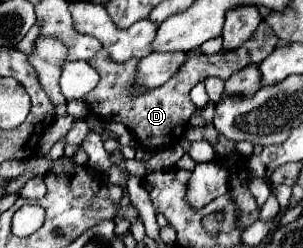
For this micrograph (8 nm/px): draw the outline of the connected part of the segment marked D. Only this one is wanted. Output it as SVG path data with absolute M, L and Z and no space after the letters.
M261 21L257 31L253 33L253 37L245 45L241 45L237 51L219 51L215 55L203 55L201 49L193 49L187 53L187 61L181 65L179 73L173 75L173 79L169 79L165 85L149 89L138 95L133 90L138 60L131 59L125 63L115 63L105 51L101 51L95 59L89 61L89 65L93 65L97 69L97 73L101 75L101 81L85 97L85 101L91 107L91 111L97 113L101 119L119 121L125 127L129 127L129 131L137 137L139 145L145 147L147 151L173 147L179 143L181 135L185 133L187 119L195 111L195 105L189 99L189 91L199 81L205 81L207 77L221 77L227 81L241 67L245 67L249 63L261 63L261 59L267 59L273 53L277 43L279 43L277 35L273 35L271 27L265 21Z

